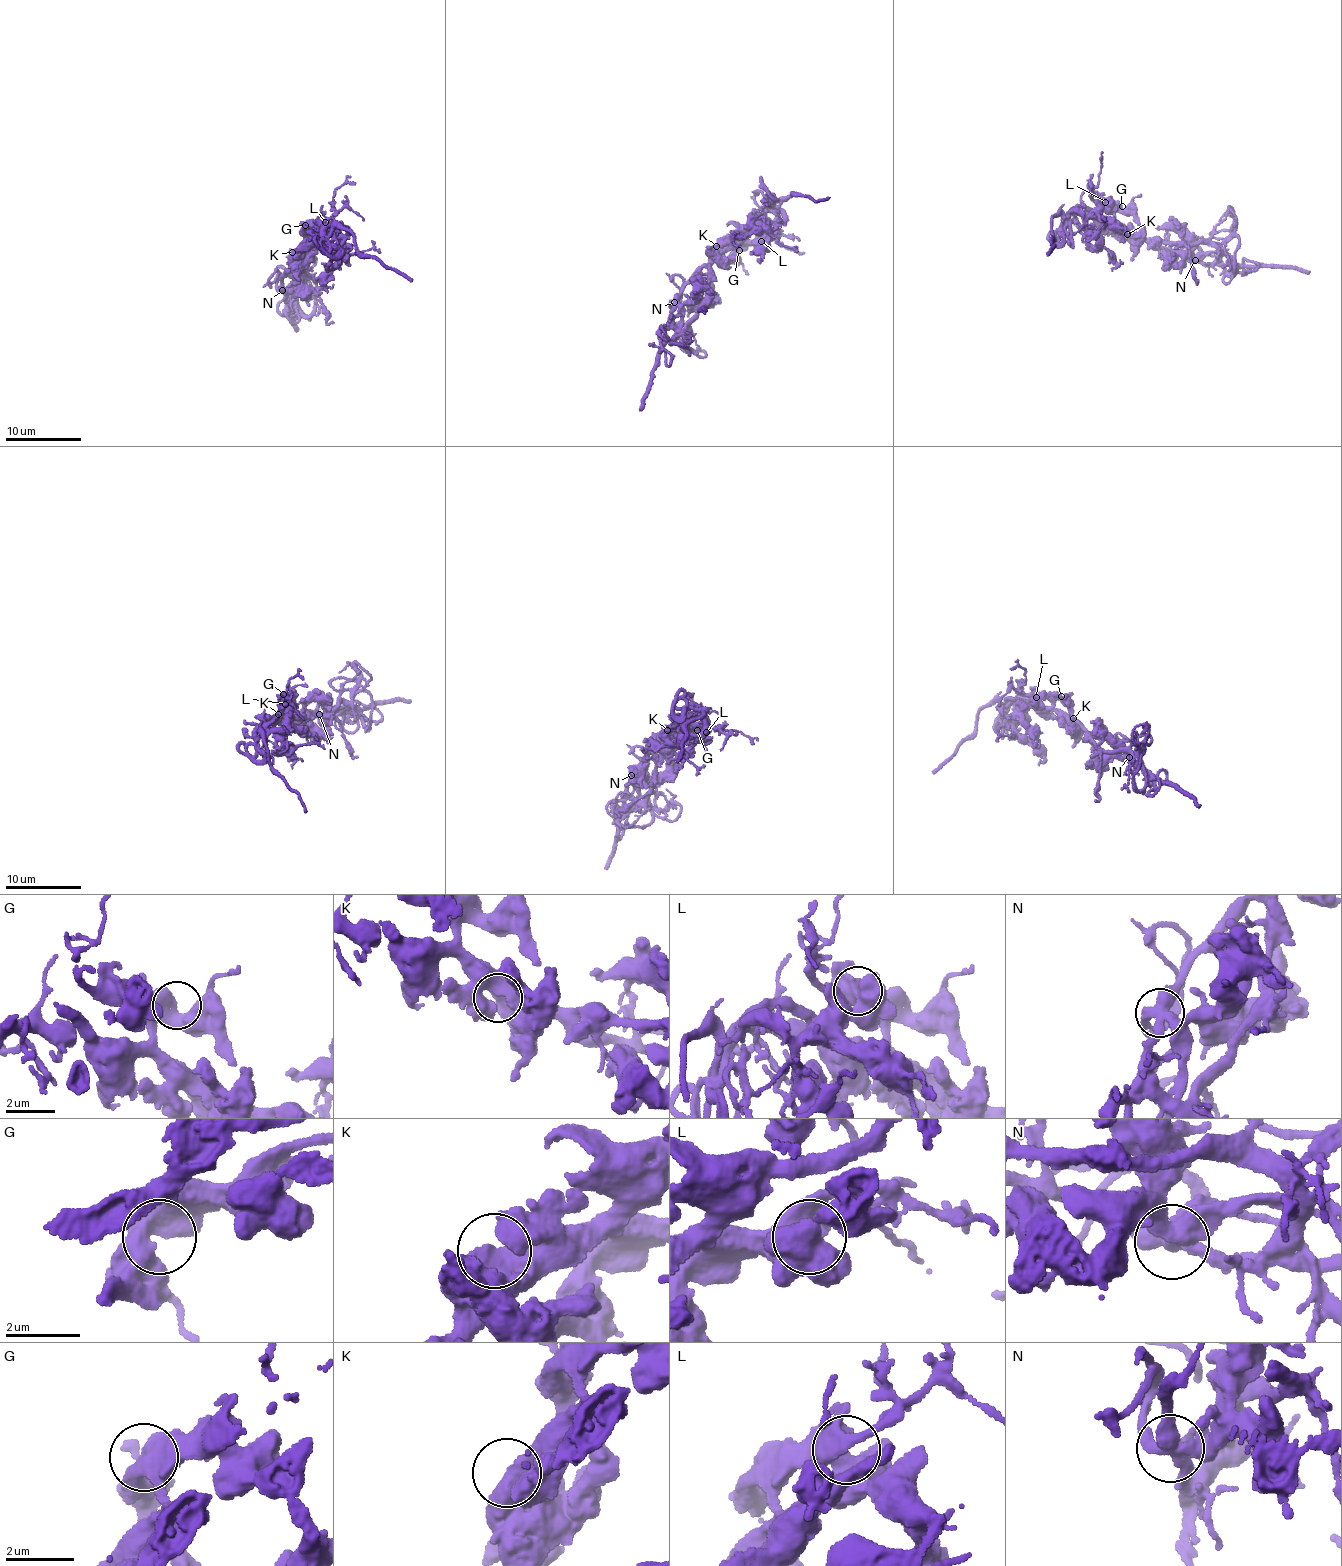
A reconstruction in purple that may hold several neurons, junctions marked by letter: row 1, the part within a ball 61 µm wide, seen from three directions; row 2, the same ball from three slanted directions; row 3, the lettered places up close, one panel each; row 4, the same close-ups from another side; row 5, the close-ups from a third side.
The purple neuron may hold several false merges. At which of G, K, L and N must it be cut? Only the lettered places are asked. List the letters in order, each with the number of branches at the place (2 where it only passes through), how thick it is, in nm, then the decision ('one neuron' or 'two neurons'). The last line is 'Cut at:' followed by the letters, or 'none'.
G: 2 | 550 nm | one neuron
K: 1 | 800 nm | one neuron
L: 4 | 600 nm | one neuron
N: 4 | 440 nm | two neurons
Cut at: N

